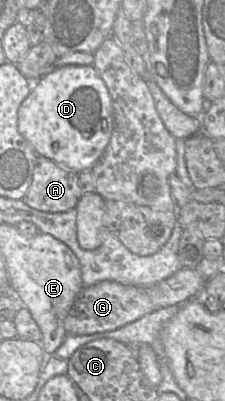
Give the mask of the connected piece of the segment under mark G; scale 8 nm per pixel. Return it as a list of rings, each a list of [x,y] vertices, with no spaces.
[[[180,269],[150,287],[122,285],[110,280],[97,282],[81,289],[64,321],[65,330],[67,334],[74,335],[116,330],[154,311],[172,305],[182,305],[202,295],[206,282],[196,269]]]

